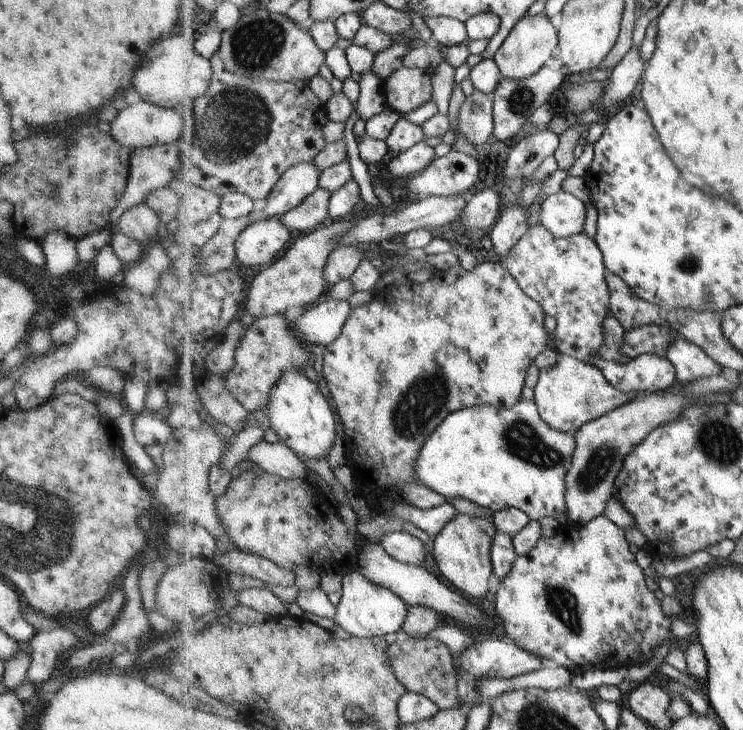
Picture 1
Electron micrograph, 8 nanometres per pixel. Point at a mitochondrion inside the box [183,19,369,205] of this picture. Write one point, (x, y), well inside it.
(237, 111)

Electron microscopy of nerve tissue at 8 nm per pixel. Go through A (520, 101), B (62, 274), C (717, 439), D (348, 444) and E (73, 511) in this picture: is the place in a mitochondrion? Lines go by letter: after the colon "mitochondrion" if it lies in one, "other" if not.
A: mitochondrion
B: other
C: mitochondrion
D: other
E: mitochondrion

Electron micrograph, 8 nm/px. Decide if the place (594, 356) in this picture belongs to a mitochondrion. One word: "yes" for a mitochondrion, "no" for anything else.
no

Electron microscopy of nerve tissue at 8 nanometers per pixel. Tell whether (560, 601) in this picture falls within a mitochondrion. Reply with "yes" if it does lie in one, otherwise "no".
yes

